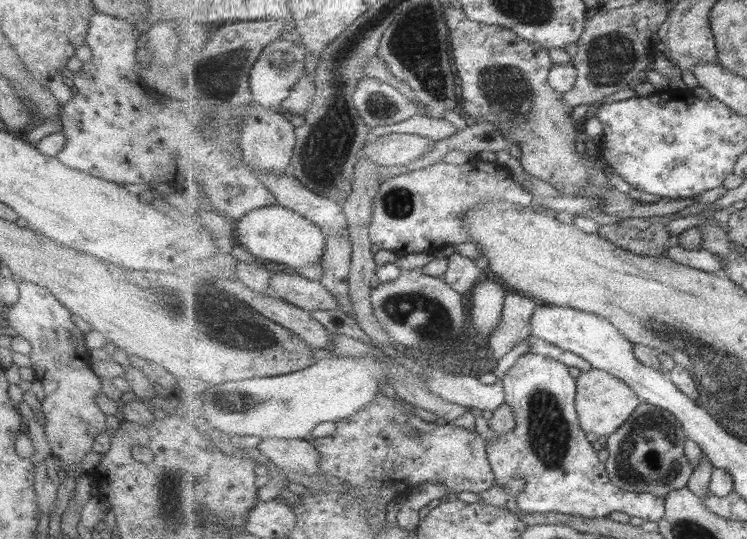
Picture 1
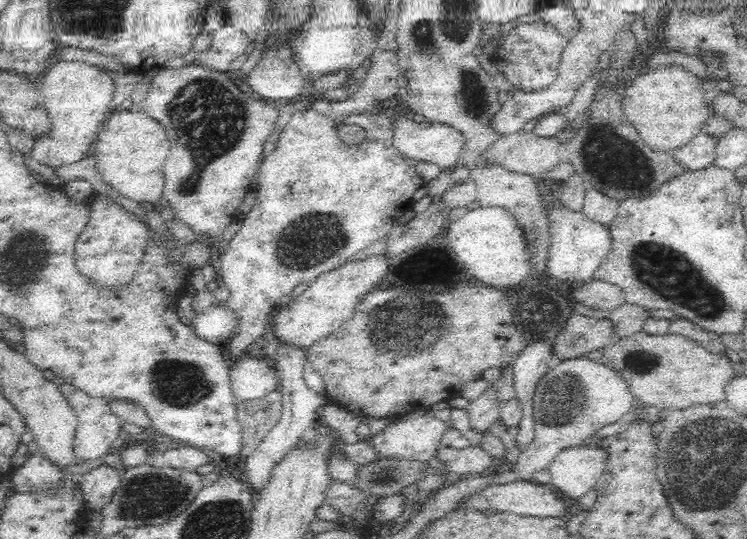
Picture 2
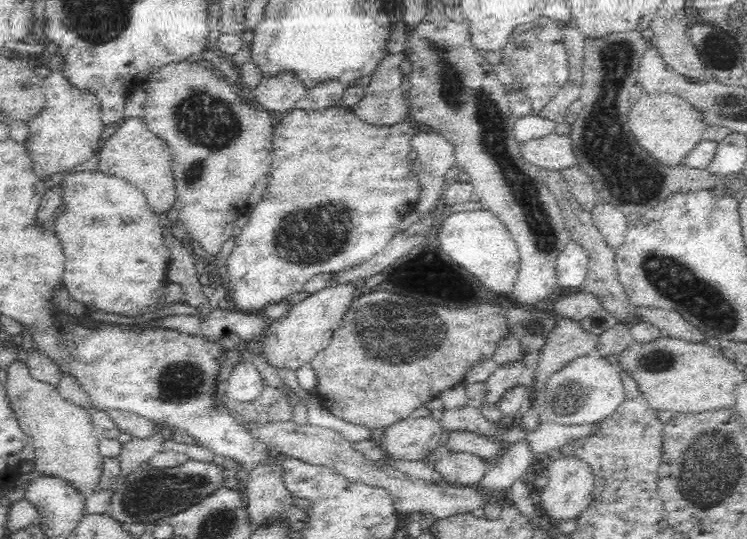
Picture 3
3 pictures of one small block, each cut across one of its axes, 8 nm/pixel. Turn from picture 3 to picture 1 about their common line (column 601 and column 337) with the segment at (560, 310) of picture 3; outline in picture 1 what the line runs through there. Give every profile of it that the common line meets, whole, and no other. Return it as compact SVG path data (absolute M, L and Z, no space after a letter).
M277 274L271 278L271 289L279 298L297 305L299 308L313 312L314 310L337 310L337 298L323 286L319 280L311 280L299 274Z

